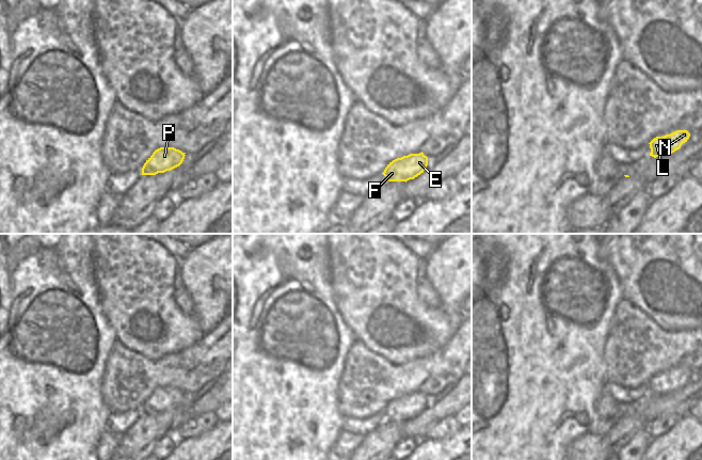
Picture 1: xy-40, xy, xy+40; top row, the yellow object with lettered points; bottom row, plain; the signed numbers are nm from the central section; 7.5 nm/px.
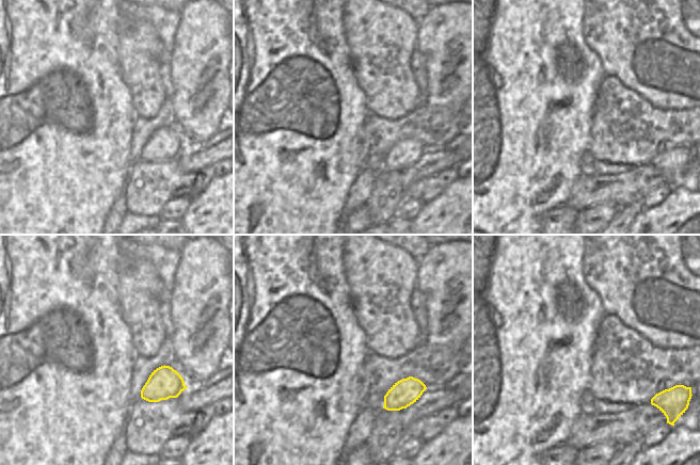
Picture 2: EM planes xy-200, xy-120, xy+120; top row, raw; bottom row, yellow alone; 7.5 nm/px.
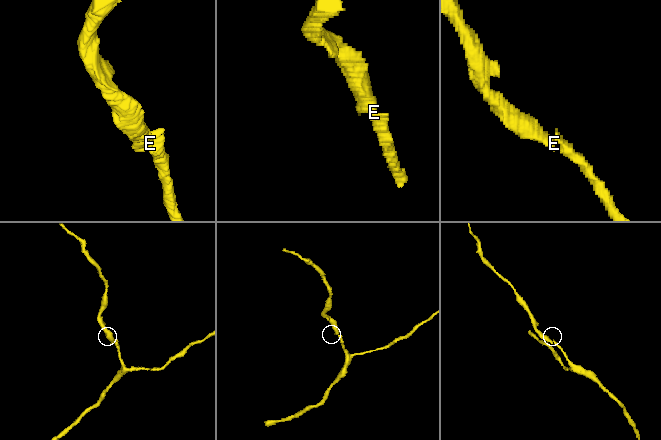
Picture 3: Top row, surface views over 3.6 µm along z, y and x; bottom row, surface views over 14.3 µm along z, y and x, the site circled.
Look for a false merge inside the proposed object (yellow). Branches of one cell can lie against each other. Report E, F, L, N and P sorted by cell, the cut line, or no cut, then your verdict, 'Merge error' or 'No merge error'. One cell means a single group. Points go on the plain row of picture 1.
Groups: E F L N P. No split. No merge error

